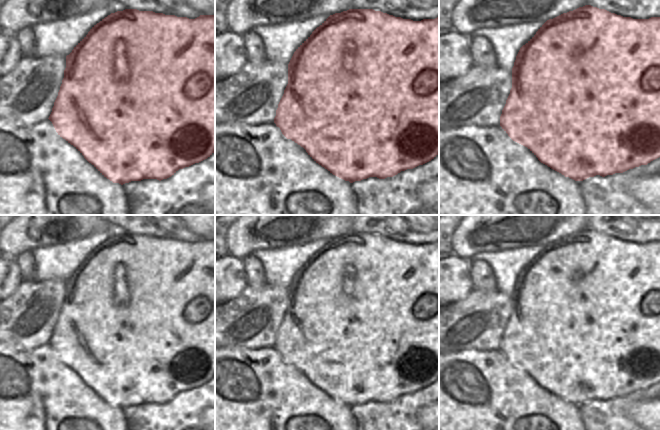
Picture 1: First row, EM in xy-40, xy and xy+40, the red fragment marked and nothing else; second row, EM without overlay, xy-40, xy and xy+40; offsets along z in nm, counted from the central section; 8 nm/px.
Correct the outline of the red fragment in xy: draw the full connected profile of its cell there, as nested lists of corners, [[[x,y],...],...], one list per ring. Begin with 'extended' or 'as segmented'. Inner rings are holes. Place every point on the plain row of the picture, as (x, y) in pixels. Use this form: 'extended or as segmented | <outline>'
as segmented | [[[349,233],[341,237],[335,237],[333,239],[330,239],[294,276],[288,288],[288,308],[278,328],[274,347],[277,351],[280,352],[282,358],[287,363],[291,363],[292,365],[303,371],[308,379],[316,387],[327,393],[333,399],[345,405],[349,405],[350,407],[353,407],[355,405],[361,405],[369,401],[377,401],[379,403],[393,401],[401,395],[413,393],[419,389],[423,389],[431,385],[439,378],[439,241],[435,243],[423,243],[421,245],[413,245],[411,243],[395,241],[393,239],[383,237],[381,235],[375,235],[373,233]]]

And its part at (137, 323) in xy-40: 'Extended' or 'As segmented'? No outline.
As segmented

